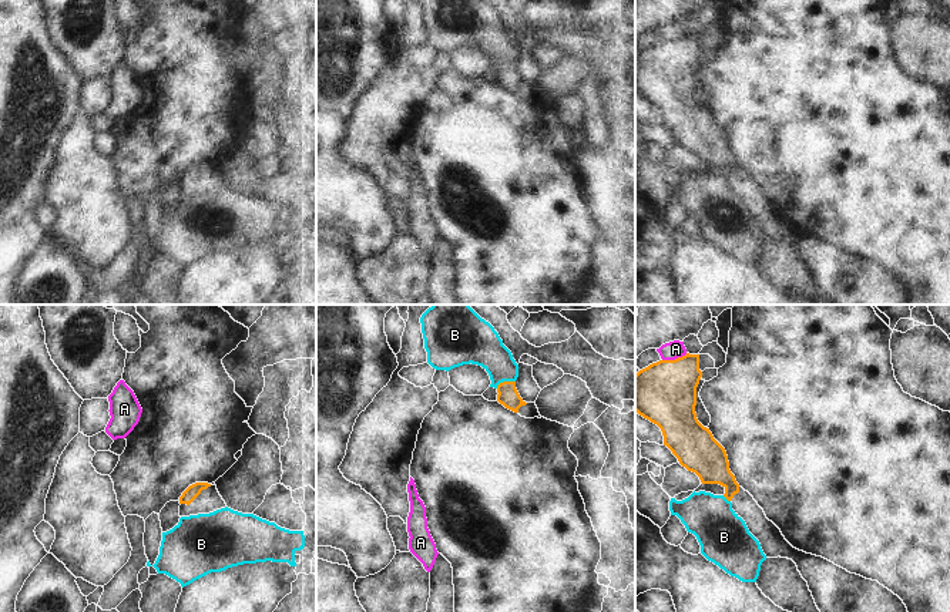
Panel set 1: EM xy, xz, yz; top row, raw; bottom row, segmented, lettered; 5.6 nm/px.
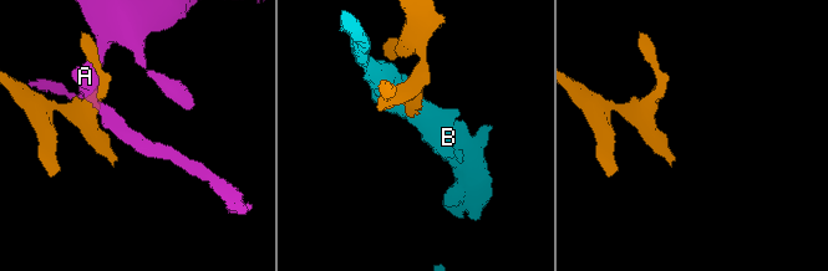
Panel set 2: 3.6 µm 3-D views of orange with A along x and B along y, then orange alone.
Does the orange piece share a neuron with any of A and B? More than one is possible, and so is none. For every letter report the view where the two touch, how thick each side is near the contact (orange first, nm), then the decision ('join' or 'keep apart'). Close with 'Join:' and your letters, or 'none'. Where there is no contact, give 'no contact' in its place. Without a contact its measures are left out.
A: yz | 360/100 nm | keep apart
B: xz | 120/220 nm | keep apart
Join: none

